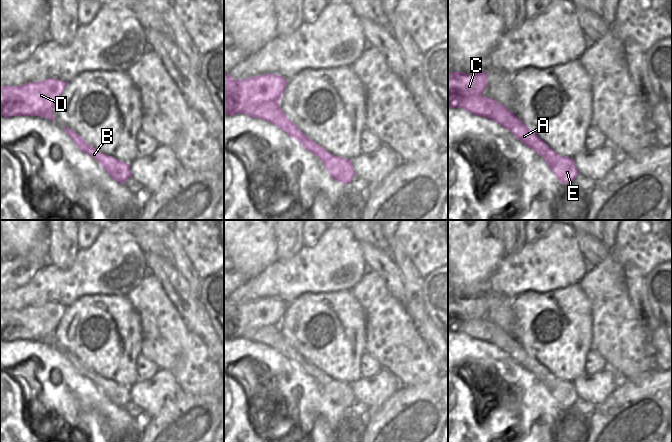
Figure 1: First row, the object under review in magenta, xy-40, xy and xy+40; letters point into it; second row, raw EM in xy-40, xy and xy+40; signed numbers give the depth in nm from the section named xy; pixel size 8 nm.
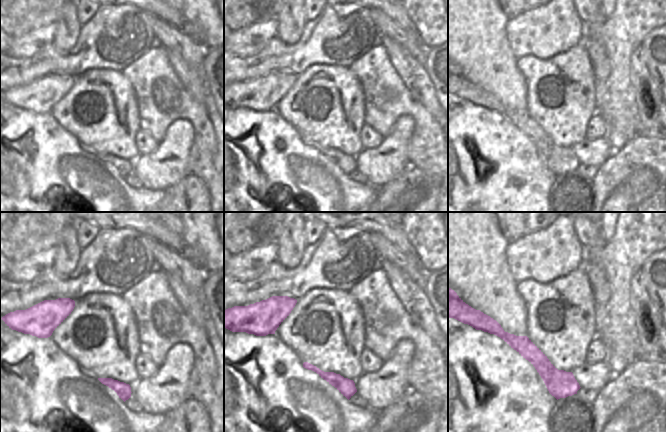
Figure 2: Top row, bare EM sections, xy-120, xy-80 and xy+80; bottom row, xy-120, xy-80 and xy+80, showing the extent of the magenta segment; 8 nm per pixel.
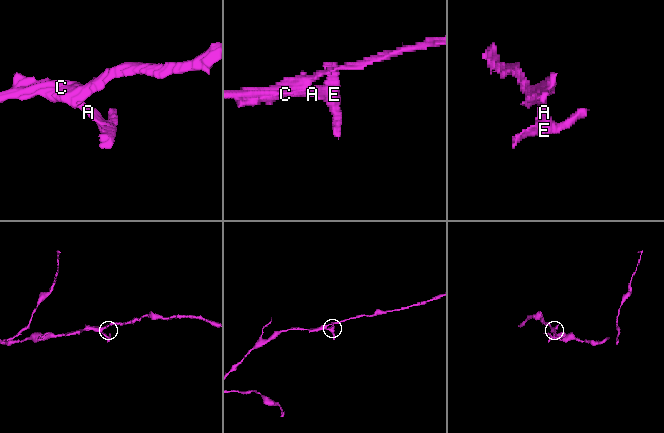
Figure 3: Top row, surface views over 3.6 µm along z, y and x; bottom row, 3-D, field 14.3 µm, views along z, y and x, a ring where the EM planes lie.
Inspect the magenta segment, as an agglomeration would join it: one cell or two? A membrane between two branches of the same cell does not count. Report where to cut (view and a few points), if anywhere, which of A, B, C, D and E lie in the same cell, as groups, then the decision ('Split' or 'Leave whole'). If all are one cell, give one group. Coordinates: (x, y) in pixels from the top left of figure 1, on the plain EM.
Split along xy+40 (508, 333), (505, 339), (507, 344), (502, 349). Groups: A B E / C D. Split.

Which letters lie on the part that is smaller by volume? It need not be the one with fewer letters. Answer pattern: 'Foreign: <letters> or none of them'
Foreign: A, B, E

